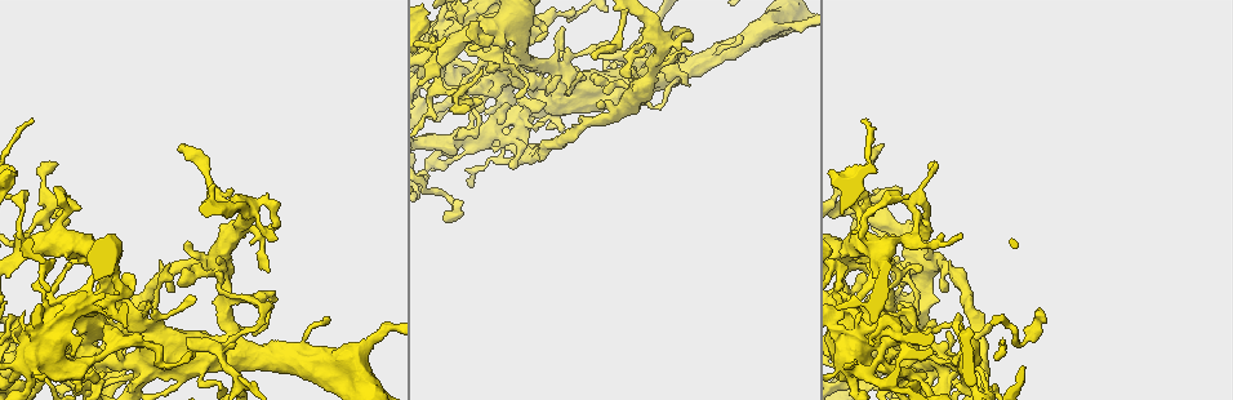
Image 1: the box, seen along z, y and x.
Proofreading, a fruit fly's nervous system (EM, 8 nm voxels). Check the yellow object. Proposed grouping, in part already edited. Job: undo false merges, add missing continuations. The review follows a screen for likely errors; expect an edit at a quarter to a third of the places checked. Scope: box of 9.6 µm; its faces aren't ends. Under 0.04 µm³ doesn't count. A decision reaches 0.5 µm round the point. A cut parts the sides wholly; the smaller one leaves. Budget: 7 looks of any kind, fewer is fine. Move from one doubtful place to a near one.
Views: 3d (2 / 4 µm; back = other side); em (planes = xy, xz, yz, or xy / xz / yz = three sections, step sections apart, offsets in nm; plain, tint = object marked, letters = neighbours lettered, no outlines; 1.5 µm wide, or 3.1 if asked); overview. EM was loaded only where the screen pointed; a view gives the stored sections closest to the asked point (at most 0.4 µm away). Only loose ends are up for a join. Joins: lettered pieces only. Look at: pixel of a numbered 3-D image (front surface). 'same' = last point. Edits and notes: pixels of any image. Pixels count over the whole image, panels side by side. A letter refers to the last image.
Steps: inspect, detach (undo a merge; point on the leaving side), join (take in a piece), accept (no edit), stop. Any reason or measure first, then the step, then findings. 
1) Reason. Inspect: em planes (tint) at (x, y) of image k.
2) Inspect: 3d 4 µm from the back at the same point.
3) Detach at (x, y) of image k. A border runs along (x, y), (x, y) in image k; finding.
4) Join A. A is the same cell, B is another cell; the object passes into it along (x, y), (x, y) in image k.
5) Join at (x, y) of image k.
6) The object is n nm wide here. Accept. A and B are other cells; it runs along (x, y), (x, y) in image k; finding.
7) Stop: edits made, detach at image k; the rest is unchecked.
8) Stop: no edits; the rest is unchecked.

Tapers out. Inspect: em yz step 8 (tint) at (742, 36) of image 1.

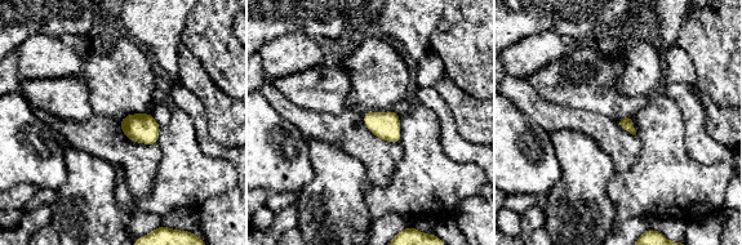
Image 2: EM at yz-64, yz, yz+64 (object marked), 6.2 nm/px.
Another direction. Inspect: em planes (letters) at the same point.

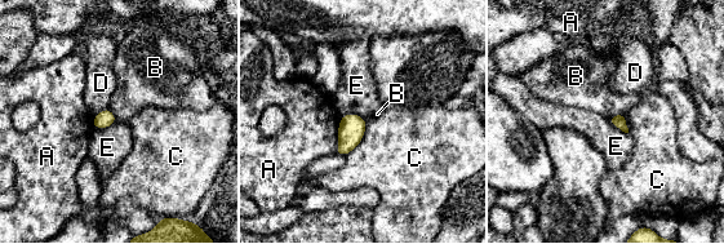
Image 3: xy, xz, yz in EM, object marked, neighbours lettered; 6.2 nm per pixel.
Accept. A, B, C, D and E are other cells; a border runs along (621, 112), (608, 119) in image 3; none of them fits.

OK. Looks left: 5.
Branch stops here. Inspect: em planes (plain) at (562, 28) of image 1.

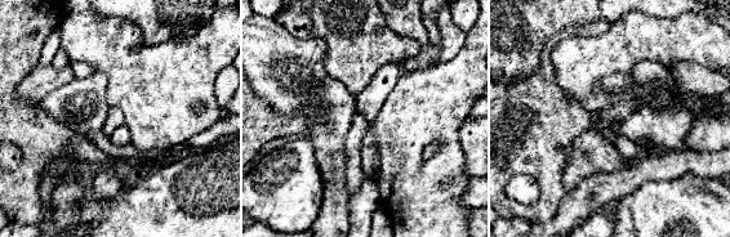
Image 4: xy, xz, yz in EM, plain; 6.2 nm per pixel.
Inspect: em planes (letters) at the same point.

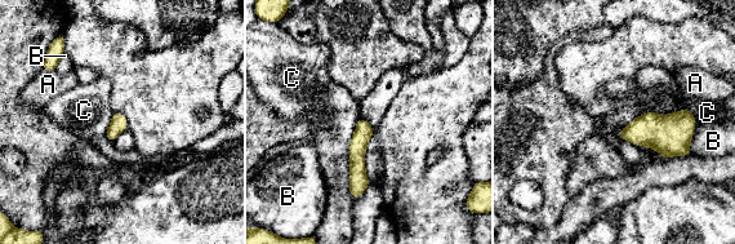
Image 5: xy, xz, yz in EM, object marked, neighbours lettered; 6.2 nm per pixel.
Accept. A, B and C are other cells; it runs along (362, 123), (355, 194) in image 5; none of them fits.

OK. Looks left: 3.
Inspect: em planes (tint) at (848, 382) of image 1.

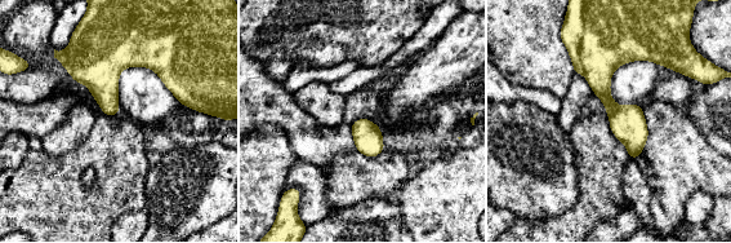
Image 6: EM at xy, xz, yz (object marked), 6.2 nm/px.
See the neighbours. Inspect: em planes (letters) at the same point.

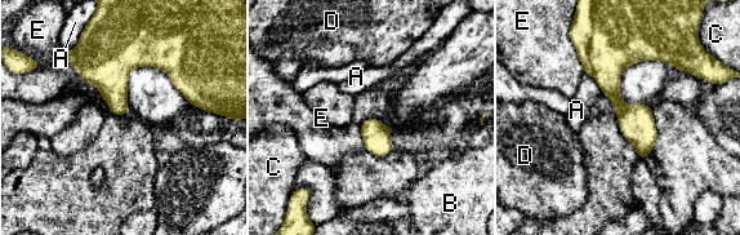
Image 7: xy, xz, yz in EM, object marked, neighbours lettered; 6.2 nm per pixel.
Accept. A, B, C, D and E are other cells; a border runs along (359, 125), (370, 153), (395, 147) in image 7; one neuron here.

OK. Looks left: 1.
Stop: no edits; the rest is unchecked.

